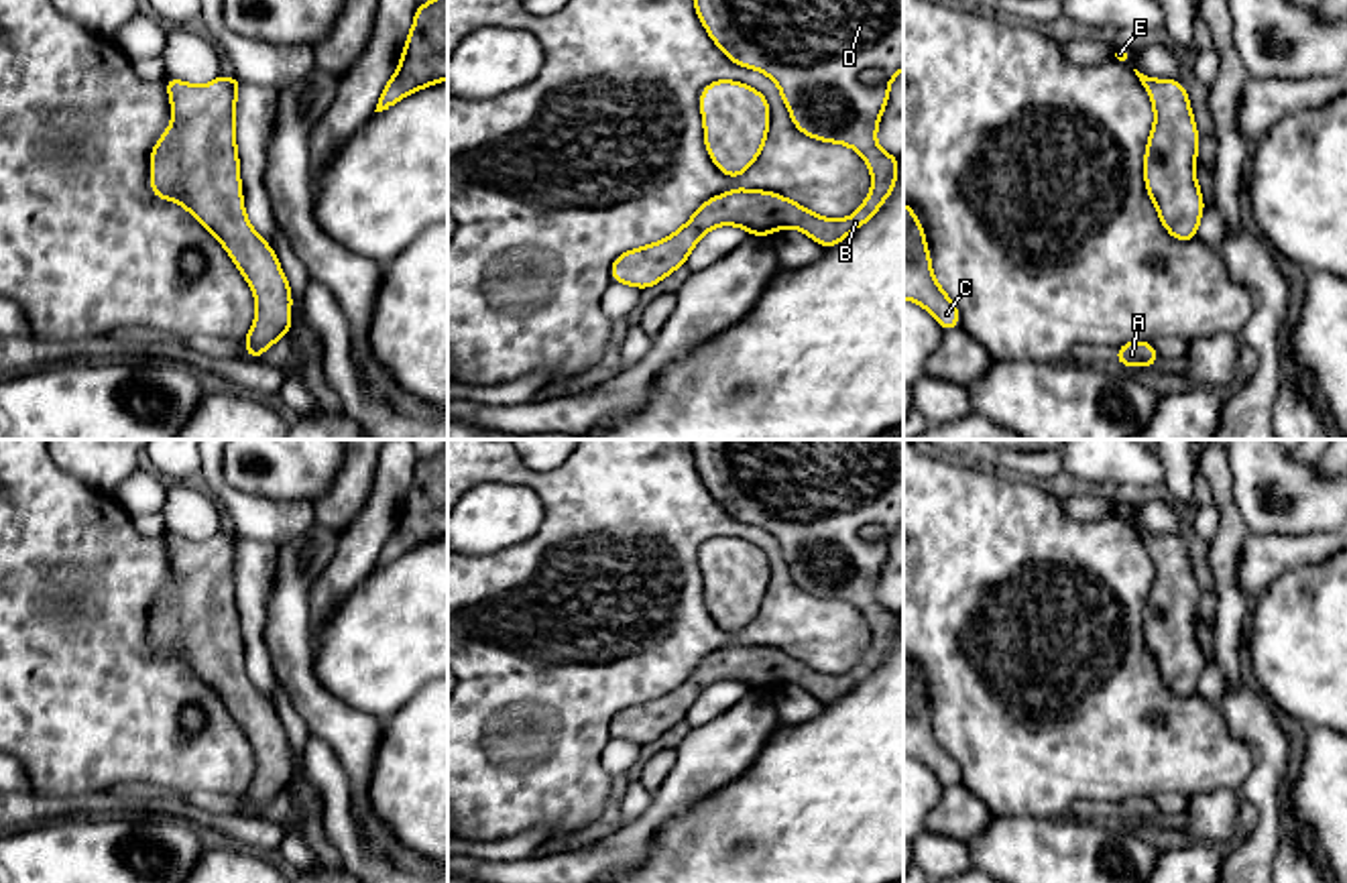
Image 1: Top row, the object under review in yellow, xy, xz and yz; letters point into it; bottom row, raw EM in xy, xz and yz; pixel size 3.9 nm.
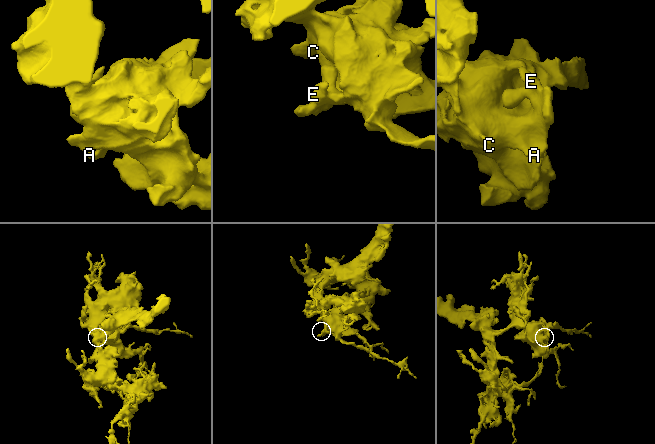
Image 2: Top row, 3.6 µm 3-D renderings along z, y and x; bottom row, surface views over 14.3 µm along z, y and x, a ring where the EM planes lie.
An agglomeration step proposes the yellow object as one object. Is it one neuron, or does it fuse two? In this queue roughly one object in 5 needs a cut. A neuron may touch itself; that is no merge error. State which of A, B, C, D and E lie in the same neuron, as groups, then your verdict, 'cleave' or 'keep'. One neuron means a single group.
A B C D E; keep

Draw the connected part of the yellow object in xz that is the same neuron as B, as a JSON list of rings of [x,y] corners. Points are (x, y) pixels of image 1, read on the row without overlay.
[[[690,439],[700,478],[718,505],[737,521],[769,531],[781,547],[792,578],[820,598],[838,598],[861,608],[873,643],[861,663],[842,675],[822,673],[771,647],[733,645],[704,657],[665,696],[617,712],[610,737],[649,745],[686,720],[696,698],[718,682],[739,682],[751,692],[781,684],[806,688],[832,704],[871,678],[893,649],[899,612],[877,602],[877,582],[889,555],[889,539],[903,525],[903,439]]]

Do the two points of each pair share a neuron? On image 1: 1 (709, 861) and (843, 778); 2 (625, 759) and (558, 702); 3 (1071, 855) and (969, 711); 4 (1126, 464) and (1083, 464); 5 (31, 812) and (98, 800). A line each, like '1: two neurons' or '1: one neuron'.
1: one neuron
2: two neurons
3: two neurons
4: one neuron
5: one neuron

